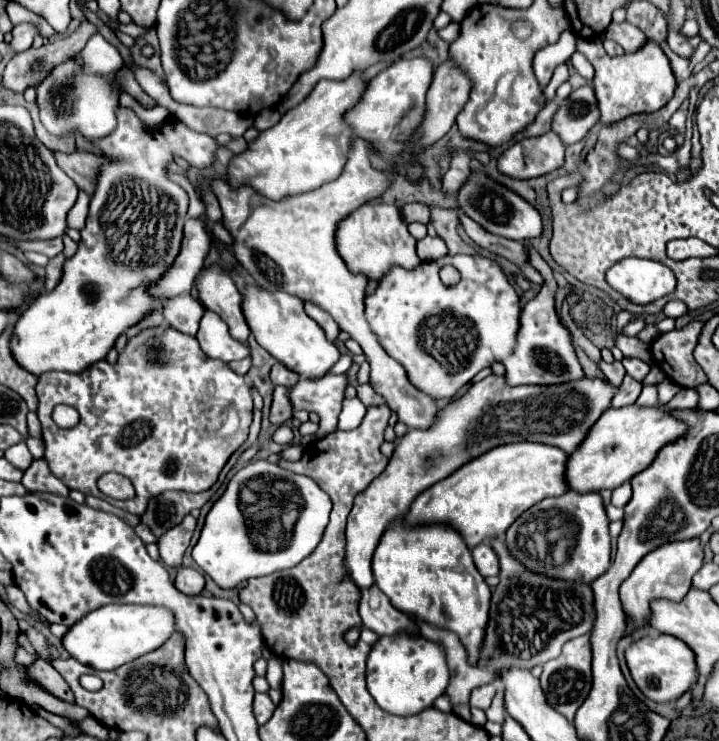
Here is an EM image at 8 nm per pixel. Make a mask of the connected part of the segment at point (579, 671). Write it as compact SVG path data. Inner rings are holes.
M588 635L576 637L572 641L568 641L562 647L560 657L552 659L546 663L542 675L540 675L540 683L542 683L542 691L548 699L548 703L562 713L568 721L574 719L578 707L584 703L584 699L588 697L590 691L590 683L592 683L592 673L590 673L590 645L588 645Z

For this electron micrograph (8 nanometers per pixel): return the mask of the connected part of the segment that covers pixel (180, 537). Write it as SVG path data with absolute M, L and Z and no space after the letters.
M186 515L182 523L178 523L176 527L172 527L170 531L158 537L156 543L160 549L160 557L166 565L178 567L182 563L182 555L190 543L194 527L196 527L196 519L192 515Z

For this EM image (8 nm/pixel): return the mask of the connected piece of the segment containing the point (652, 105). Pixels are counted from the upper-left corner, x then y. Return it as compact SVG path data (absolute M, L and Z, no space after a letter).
M579 38L576 51L581 51L594 67L594 93L600 111L600 123L612 125L636 113L654 113L660 111L674 95L674 75L670 69L670 61L664 51L648 41L636 53L626 53L622 57L610 57L603 48L600 38Z

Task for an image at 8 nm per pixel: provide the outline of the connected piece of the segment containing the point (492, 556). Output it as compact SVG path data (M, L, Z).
M480 543L472 549L472 557L474 557L474 563L478 567L478 571L484 575L484 577L490 577L490 575L498 575L500 573L500 561L498 561L498 555L496 551L492 549L490 543Z

